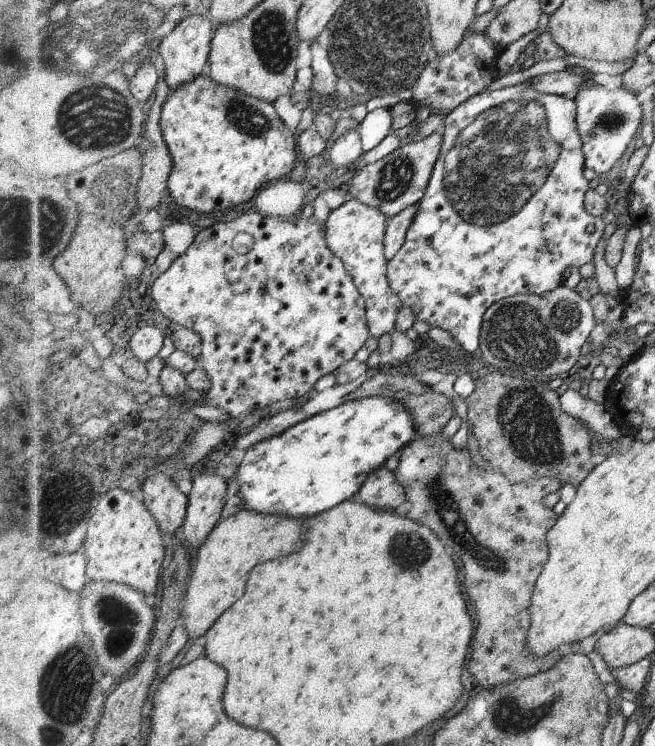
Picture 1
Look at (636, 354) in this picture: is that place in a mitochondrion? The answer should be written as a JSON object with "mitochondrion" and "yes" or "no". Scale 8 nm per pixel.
{"mitochondrion":"no"}

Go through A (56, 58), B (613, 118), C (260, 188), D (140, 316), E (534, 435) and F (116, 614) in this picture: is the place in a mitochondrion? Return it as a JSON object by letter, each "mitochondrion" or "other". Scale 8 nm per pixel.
{"A":"mitochondrion","B":"mitochondrion","C":"other","D":"other","E":"mitochondrion","F":"mitochondrion"}

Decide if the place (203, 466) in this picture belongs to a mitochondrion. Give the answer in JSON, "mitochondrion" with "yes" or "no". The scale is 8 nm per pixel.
{"mitochondrion":"no"}

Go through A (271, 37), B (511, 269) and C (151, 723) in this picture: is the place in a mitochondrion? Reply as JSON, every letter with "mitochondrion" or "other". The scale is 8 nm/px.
{"A":"mitochondrion","B":"other","C":"other"}

